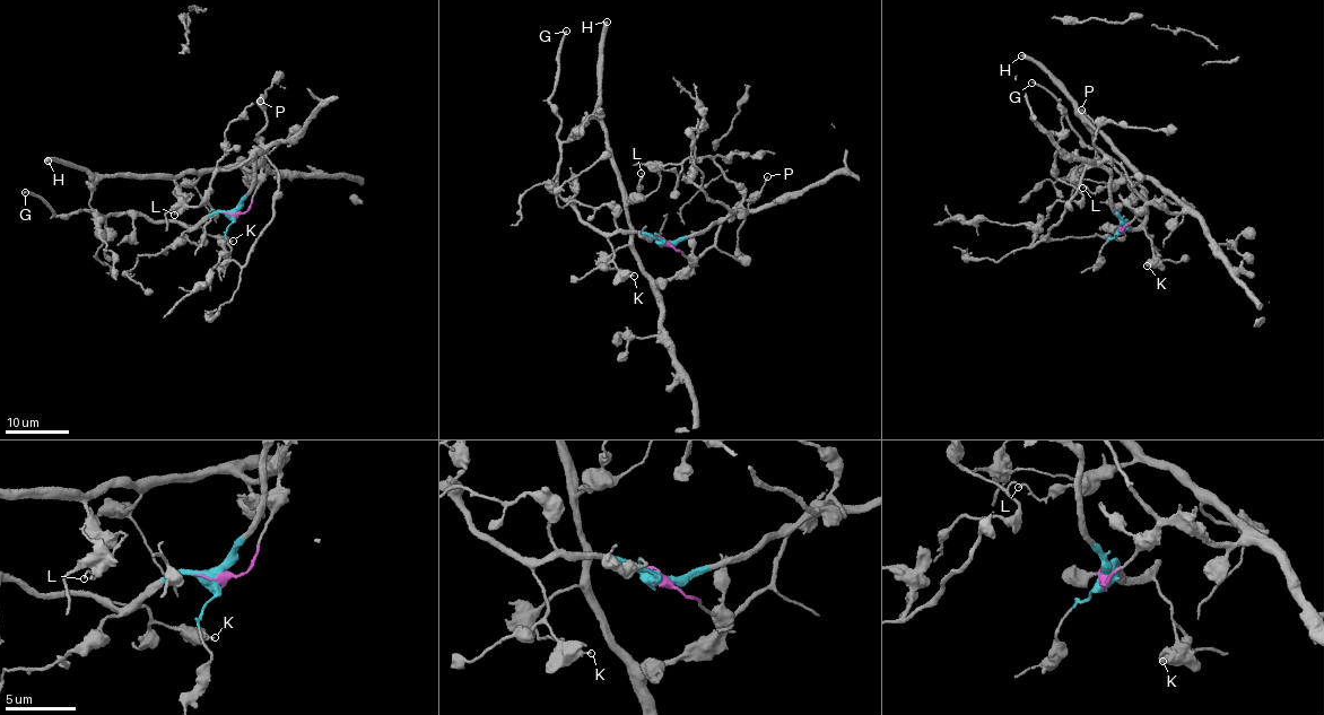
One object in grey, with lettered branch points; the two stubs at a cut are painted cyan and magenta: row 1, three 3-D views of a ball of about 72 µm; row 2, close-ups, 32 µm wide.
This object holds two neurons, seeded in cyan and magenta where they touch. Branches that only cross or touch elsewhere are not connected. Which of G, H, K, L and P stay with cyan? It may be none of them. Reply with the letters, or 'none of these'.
G, K

